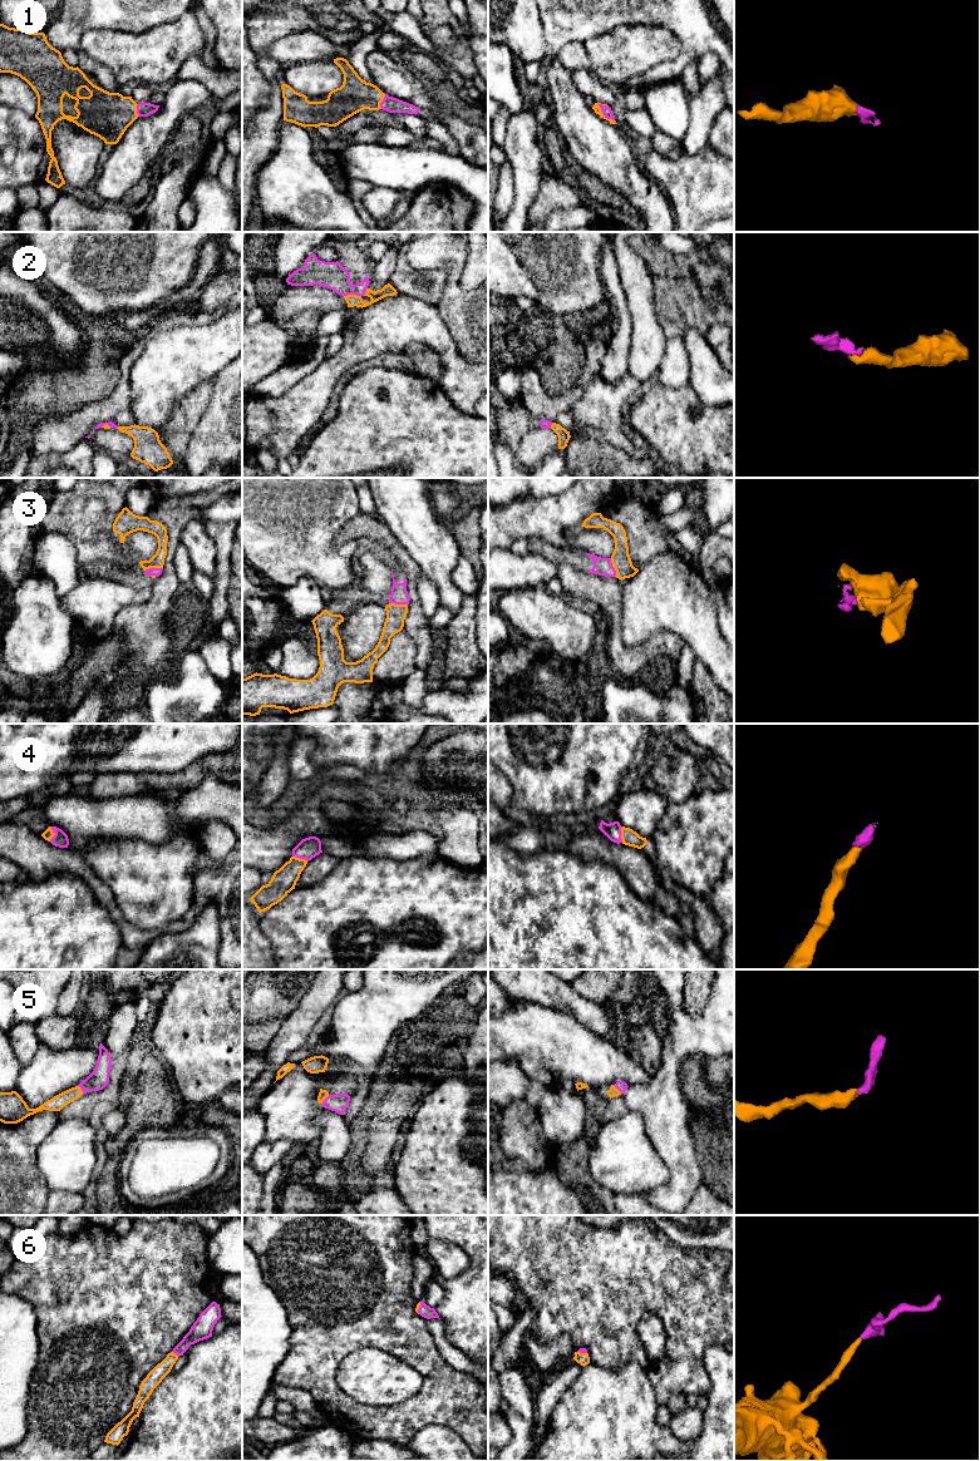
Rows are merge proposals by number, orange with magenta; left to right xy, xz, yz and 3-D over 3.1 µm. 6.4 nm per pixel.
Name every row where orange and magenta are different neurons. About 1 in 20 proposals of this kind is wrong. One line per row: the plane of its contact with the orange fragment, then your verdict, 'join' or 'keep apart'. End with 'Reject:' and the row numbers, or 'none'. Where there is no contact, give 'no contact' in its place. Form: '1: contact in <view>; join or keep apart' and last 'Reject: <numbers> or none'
1: contact in yz; join
2: contact in xz; join
3: contact in xy; join
4: contact in xy; join
5: contact in xz; join
6: contact in xy; join
Reject: none

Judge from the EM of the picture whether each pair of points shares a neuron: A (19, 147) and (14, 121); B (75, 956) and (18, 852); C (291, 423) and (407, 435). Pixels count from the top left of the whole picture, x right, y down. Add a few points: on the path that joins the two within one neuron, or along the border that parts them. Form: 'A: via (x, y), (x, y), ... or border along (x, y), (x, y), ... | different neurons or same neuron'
A: via (14, 141), (14, 127) | same neuron
B: border along (62, 872), (55, 872), (42, 880), (25, 878) | different neurons
C: border along (320, 425), (314, 430) | different neurons

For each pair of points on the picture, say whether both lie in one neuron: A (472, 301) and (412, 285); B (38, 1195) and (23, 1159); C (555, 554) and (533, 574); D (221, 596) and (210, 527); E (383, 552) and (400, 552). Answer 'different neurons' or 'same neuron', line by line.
A: different neurons
B: same neuron
C: different neurons
D: same neuron
E: different neurons

